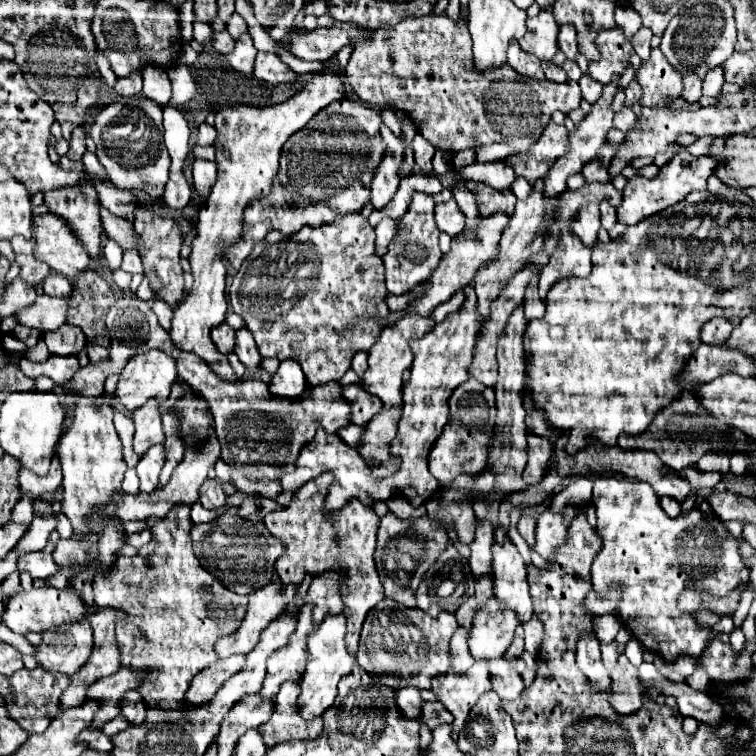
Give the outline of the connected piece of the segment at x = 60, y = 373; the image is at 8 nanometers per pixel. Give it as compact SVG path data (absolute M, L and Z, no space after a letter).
M22 356L18 364L26 376L38 378L40 374L44 374L44 376L50 376L58 386L68 382L70 376L80 370L78 356L52 356L44 362L32 362Z

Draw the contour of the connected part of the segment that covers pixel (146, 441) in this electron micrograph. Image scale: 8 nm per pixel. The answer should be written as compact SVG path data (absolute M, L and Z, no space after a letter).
M152 398L140 410L134 410L134 452L144 454L150 446L154 444L164 444L166 436L162 432L162 422L160 422L160 402Z

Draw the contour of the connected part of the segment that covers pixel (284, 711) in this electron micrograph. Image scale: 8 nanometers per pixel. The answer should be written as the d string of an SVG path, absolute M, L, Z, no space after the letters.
M298 704L294 706L276 706L274 714L268 722L260 726L262 736L266 736L266 746L276 746L286 740L308 740L316 738L322 732L320 724L322 716L316 716L312 720L304 720L300 716Z

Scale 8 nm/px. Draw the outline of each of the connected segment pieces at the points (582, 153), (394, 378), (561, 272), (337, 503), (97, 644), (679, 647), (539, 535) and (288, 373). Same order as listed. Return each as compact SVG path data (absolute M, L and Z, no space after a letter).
M614 76L612 82L604 86L602 98L592 104L590 114L578 124L576 134L570 134L570 152L566 152L566 156L562 156L560 160L556 160L554 168L550 168L550 172L548 172L548 176L546 176L546 186L544 186L544 194L546 194L546 196L558 196L558 194L562 194L562 192L566 190L566 180L568 180L568 176L580 172L582 166L584 166L586 162L590 162L590 160L596 156L598 148L606 142L606 134L608 134L608 130L612 128L612 120L614 120L612 100L614 100L614 96L616 96L616 92L618 92L618 84L620 84L620 76Z
M404 314L394 326L388 326L382 330L382 336L374 348L368 352L368 370L362 378L362 384L374 392L384 406L400 406L402 404L402 372L410 368L412 364L412 350L410 350L410 340L422 336L430 328L434 328L432 316L420 316L420 314Z
M564 228L558 254L550 258L550 262L540 272L540 284L538 284L540 298L546 300L546 292L552 288L556 280L566 276L578 276L580 272L590 272L590 268L592 268L590 250L578 240L576 234Z
M316 440L304 444L298 458L296 458L296 468L290 472L290 480L284 480L282 486L284 486L284 490L296 490L306 480L320 476L326 470L334 472L335 475L332 486L328 488L328 496L326 496L326 504L324 504L326 512L330 512L332 508L342 508L354 496L360 498L364 504L372 506L374 500L388 498L390 494L394 494L392 486L388 484L388 478L382 482L376 482L376 478L370 472L370 466L364 462L364 458L354 448L350 448L346 442L342 444L342 440L340 442L326 442L324 446L316 446Z
M100 608L94 616L90 616L90 626L94 630L94 652L90 660L72 674L72 686L90 686L98 678L112 676L120 668L120 646L114 634L116 622L128 618L126 612L116 608Z
M598 478L594 480L592 504L598 516L596 532L602 538L602 548L592 564L592 584L596 594L602 598L604 592L610 590L620 592L616 614L618 620L652 654L658 654L666 662L676 662L680 656L700 656L708 644L712 628L700 624L692 612L690 614L680 612L678 598L684 590L696 590L700 594L722 598L742 582L748 582L750 570L740 556L740 544L744 542L744 538L732 536L724 526L724 522L714 512L704 514L698 508L694 508L676 518L666 516L666 512L660 508L658 496L646 482Z
M566 506L562 512L554 514L550 510L544 510L538 516L538 526L536 526L536 544L532 550L536 550L542 558L554 560L558 548L566 540L566 528L570 522L570 516L574 516L574 510Z
M286 358L280 362L278 372L270 380L270 392L274 396L286 396L286 398L298 398L306 390L306 376L300 368L300 364L292 358Z

